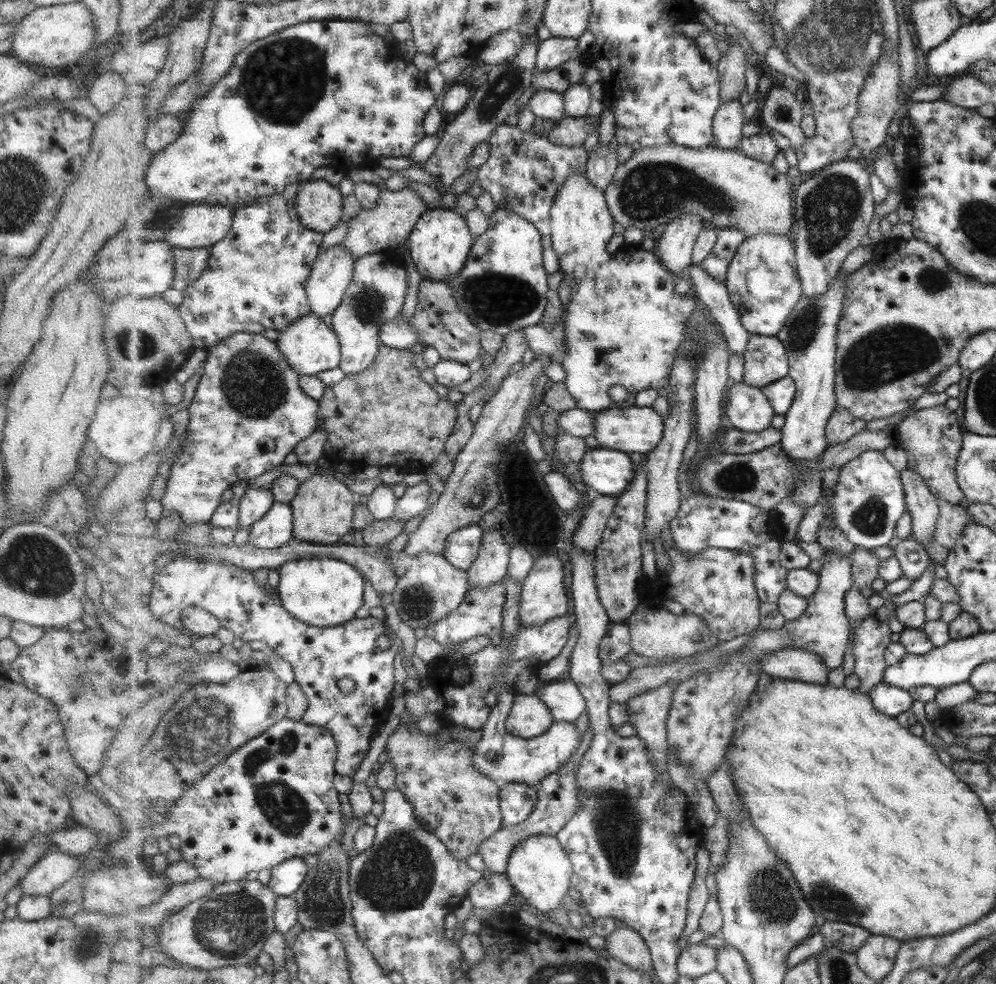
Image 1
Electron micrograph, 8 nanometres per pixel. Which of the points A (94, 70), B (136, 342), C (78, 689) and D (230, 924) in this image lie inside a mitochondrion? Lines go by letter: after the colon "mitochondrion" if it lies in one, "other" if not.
A: other
B: mitochondrion
C: mitochondrion
D: mitochondrion

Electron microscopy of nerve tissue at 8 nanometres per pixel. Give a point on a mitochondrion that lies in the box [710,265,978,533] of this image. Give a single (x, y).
(886, 353)

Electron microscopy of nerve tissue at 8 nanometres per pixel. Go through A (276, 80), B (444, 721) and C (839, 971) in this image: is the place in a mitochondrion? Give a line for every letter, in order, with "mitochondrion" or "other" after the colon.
A: mitochondrion
B: other
C: mitochondrion

